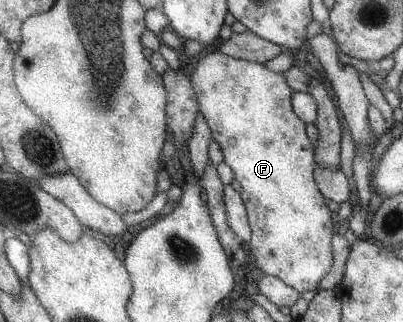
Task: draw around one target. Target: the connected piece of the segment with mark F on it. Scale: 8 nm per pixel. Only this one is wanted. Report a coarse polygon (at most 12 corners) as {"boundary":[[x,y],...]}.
{"boundary":[[205,50],[189,79],[262,273],[332,265],[313,144],[282,72]]}

